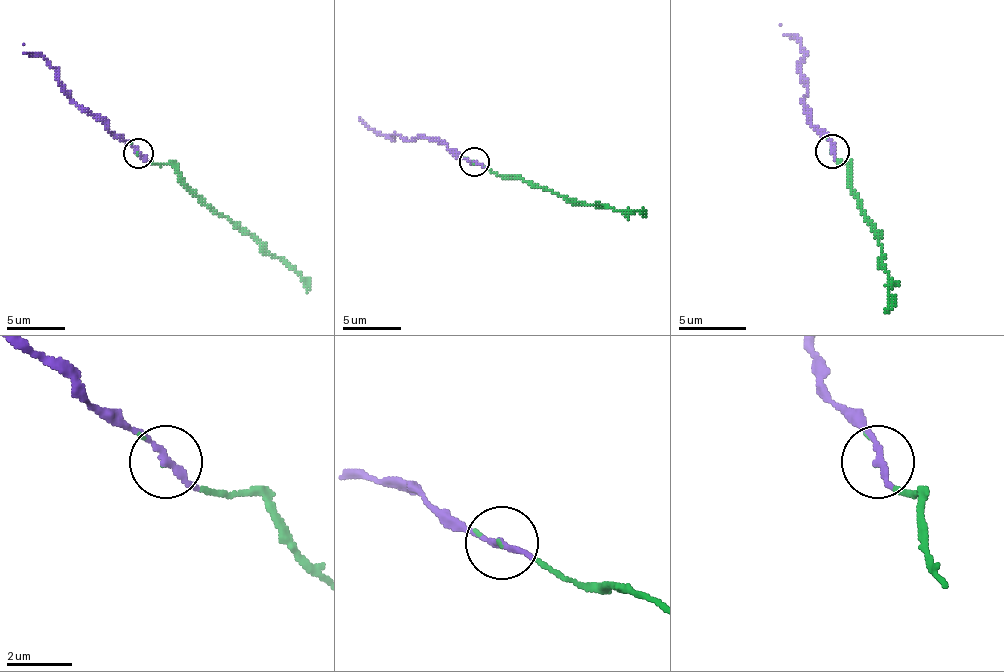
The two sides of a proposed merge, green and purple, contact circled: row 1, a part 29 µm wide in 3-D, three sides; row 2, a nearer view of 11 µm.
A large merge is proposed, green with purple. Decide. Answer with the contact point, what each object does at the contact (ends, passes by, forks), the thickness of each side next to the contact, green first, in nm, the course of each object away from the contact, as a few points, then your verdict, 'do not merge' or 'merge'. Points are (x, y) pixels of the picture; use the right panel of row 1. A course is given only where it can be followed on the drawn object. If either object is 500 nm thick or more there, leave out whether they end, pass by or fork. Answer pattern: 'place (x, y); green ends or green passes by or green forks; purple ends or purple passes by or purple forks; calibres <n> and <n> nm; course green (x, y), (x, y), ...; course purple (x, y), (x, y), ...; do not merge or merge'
place (832, 151); green ends; purple passes by; calibres 50 and 170 nm; course green (831, 150), (838, 163), (848, 163), (861, 211), (882, 245), (882, 265), (888, 272), (885, 312); course purple (831, 150), (804, 106), (807, 85), (800, 75), (804, 48), (797, 38), (783, 35), (780, 24); merge

